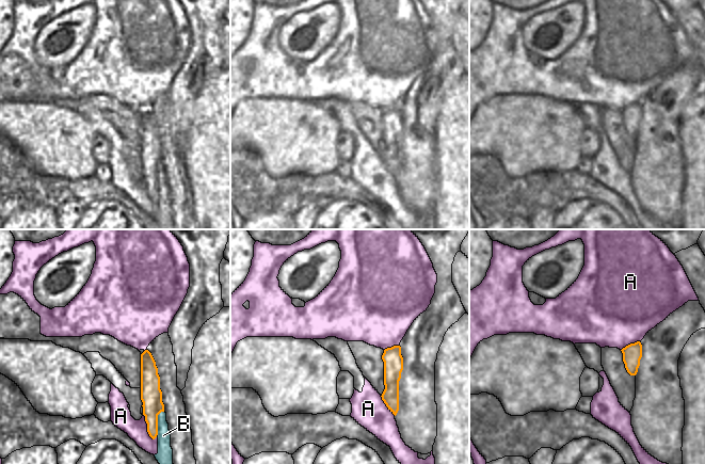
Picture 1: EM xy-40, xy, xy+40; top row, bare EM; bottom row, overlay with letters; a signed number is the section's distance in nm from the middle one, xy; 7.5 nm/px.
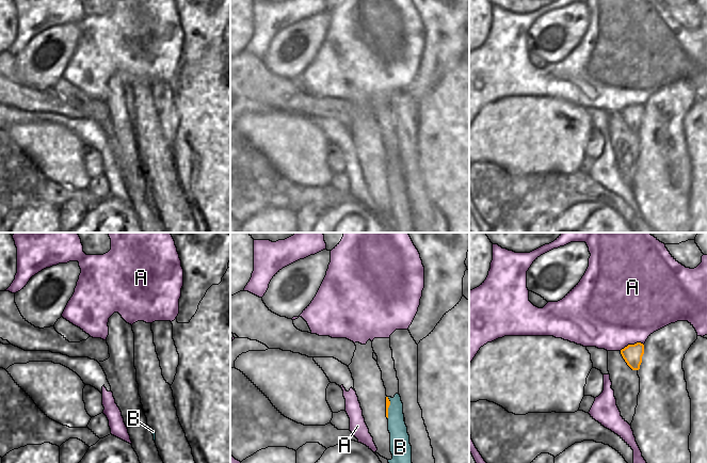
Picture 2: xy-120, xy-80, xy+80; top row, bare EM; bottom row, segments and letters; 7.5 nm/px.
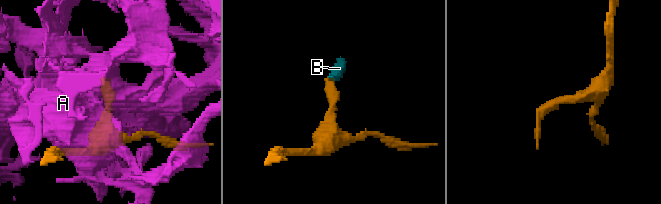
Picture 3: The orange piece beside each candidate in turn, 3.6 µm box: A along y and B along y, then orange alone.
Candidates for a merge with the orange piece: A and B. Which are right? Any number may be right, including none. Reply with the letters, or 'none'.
B

